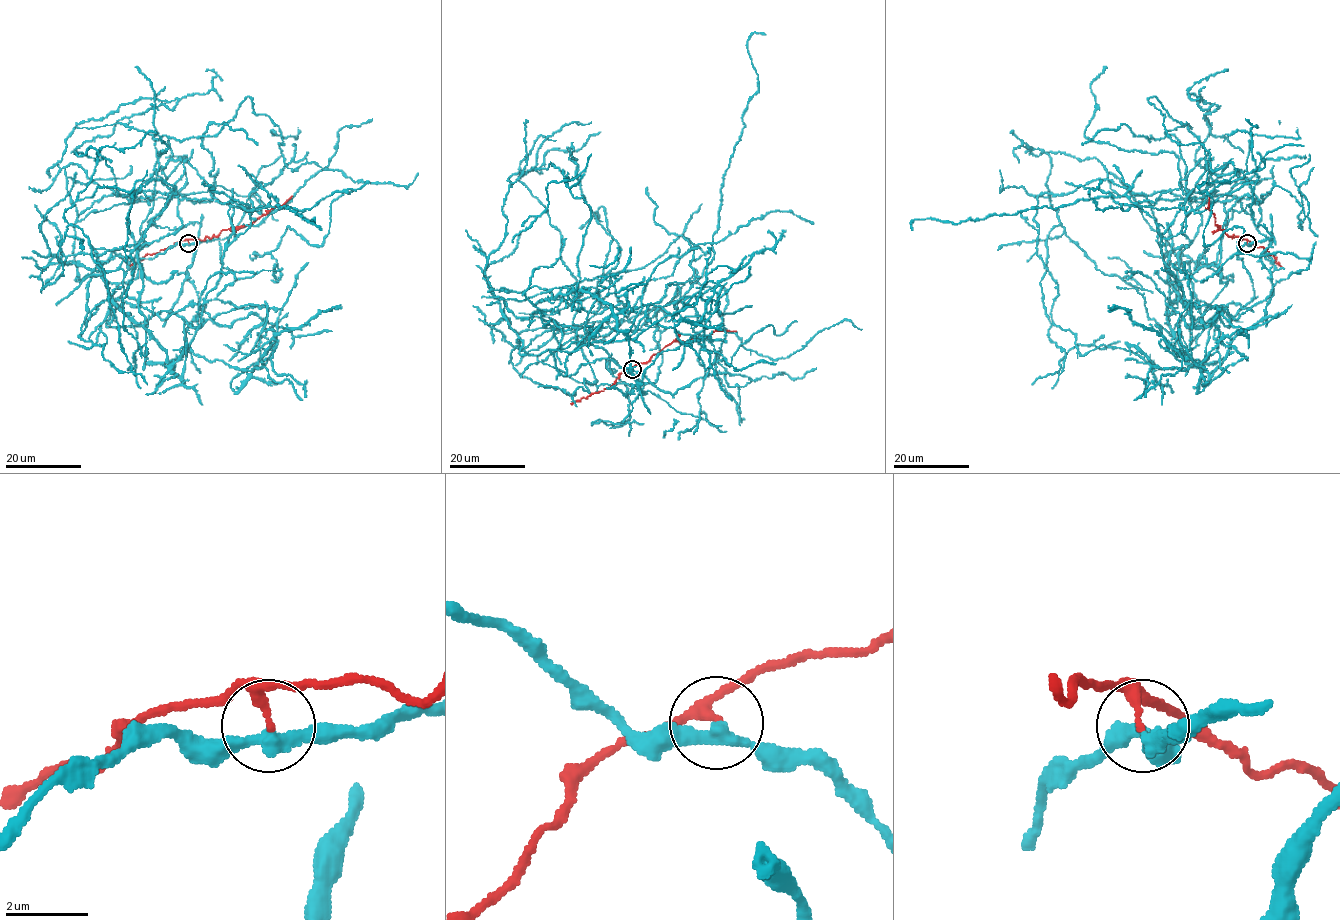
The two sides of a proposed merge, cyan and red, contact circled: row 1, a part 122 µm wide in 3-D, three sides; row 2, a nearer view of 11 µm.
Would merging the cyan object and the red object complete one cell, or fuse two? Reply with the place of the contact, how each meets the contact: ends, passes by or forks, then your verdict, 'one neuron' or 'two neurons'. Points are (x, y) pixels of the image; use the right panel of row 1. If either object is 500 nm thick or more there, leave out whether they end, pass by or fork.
place (1247, 243); cyan passes by; red ends; two neurons

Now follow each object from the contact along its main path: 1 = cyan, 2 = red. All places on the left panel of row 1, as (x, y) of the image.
1: (188, 243), (107, 326), (199, 327), (221, 273), (190, 158), (133, 193), (122, 323), (65, 219), (157, 133)
2: (188, 242), (252, 223), (275, 206), (281, 206), (292, 196)

